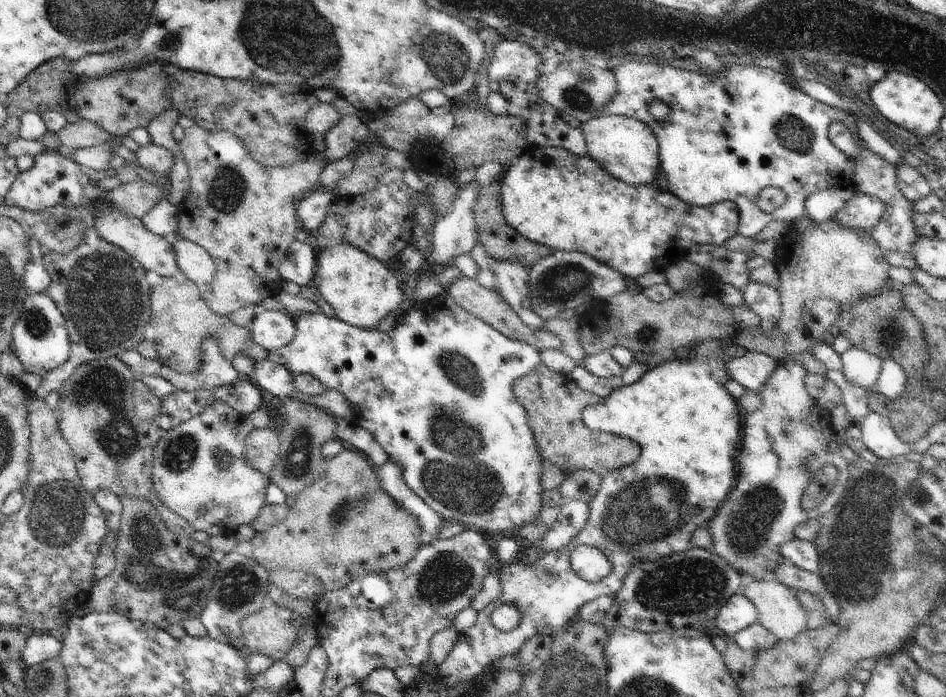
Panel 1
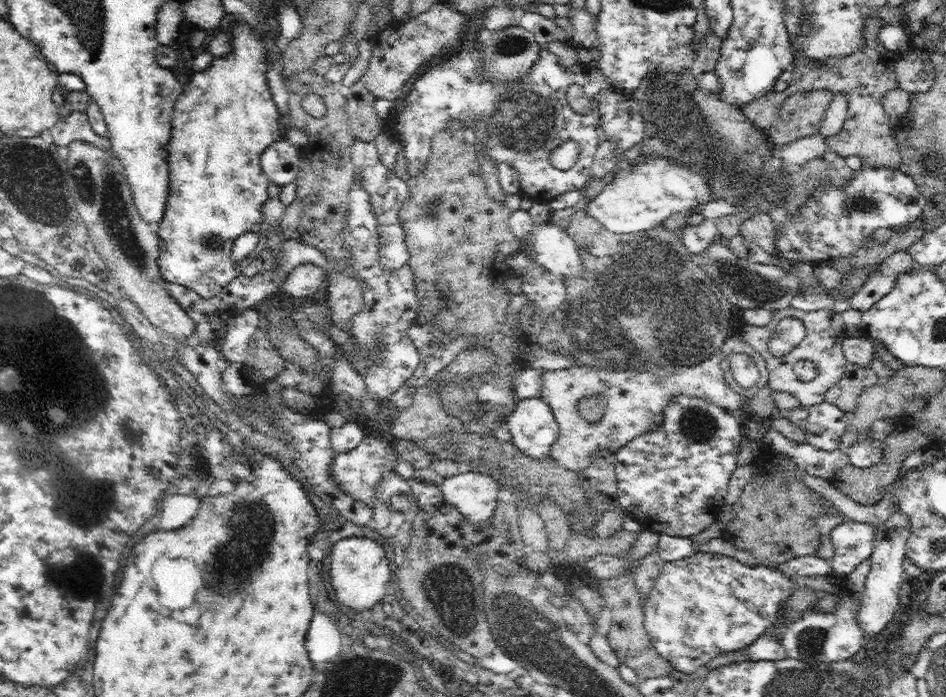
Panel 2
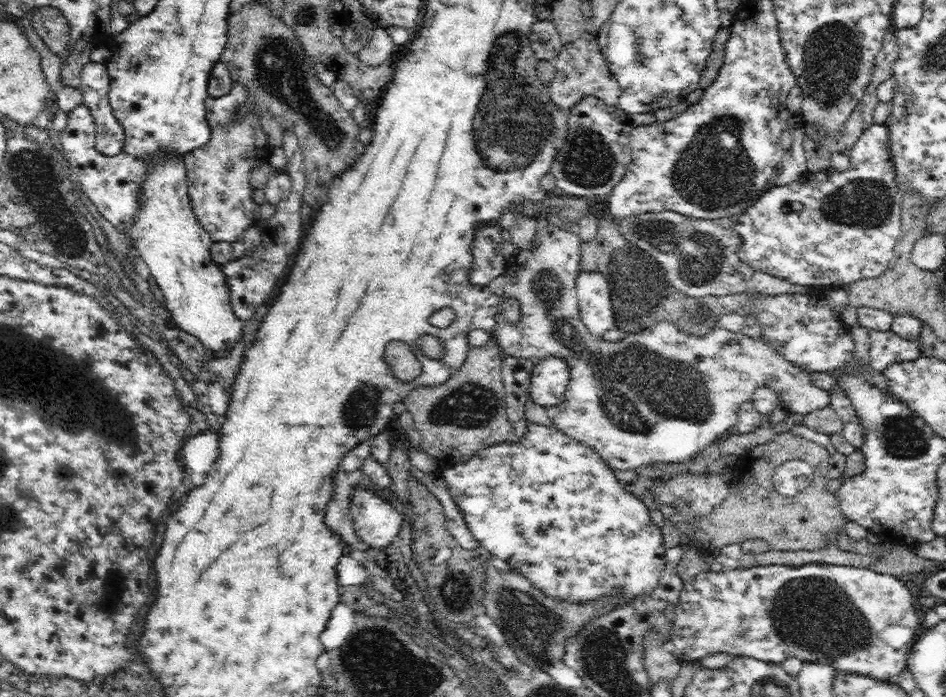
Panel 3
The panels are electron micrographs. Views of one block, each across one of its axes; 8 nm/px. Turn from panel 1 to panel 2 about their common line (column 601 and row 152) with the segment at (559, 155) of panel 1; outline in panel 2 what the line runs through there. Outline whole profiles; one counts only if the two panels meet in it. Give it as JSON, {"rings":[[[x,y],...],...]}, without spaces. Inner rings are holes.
{"rings":[[[236,17],[234,26],[229,29],[230,48],[231,51],[225,56],[214,57],[212,64],[204,71],[195,72],[190,81],[183,86],[183,91],[176,99],[171,118],[171,135],[166,145],[167,163],[169,168],[169,189],[166,197],[166,206],[162,220],[159,222],[160,230],[158,230],[160,256],[158,256],[158,269],[161,277],[166,283],[176,283],[190,291],[195,291],[202,299],[209,300],[220,294],[225,286],[231,280],[236,278],[236,275],[241,274],[241,270],[252,262],[252,258],[256,259],[262,251],[267,248],[269,240],[269,230],[265,228],[264,217],[262,217],[262,206],[268,200],[268,186],[271,183],[269,178],[264,174],[262,165],[260,164],[260,155],[276,140],[276,136],[280,136],[280,124],[278,120],[282,117],[278,111],[272,93],[268,89],[268,79],[266,74],[270,68],[270,55],[268,55],[268,47],[264,45],[264,36],[259,32],[257,26],[248,23],[242,17]],[[247,232],[256,233],[259,237],[258,246],[252,251],[250,258],[247,258],[243,263],[234,262],[232,260],[232,248],[234,241],[241,235]]]}

